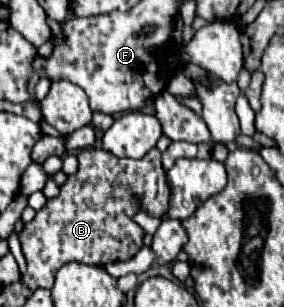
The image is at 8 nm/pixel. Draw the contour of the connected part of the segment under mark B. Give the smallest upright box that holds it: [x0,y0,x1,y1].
[20,147,170,290]

